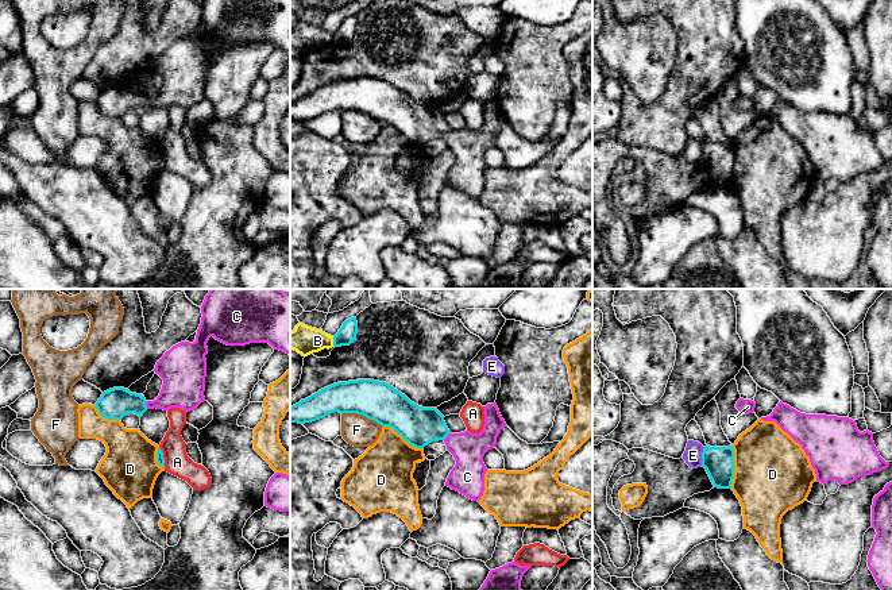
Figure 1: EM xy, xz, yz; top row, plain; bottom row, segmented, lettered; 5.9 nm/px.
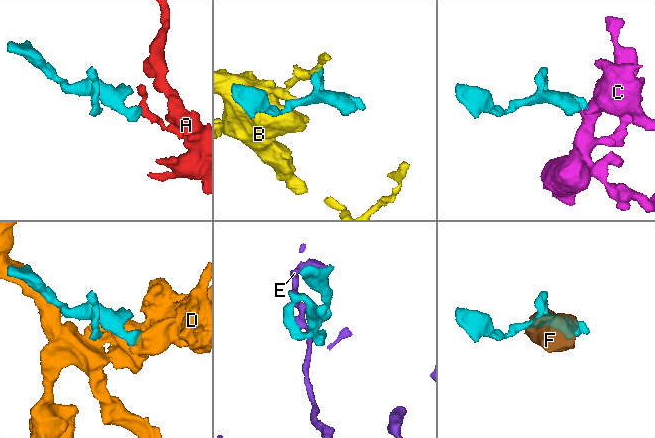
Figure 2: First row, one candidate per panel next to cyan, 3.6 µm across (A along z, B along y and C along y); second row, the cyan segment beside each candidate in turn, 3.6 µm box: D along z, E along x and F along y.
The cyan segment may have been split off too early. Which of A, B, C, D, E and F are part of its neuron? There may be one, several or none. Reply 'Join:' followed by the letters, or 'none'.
Join: C

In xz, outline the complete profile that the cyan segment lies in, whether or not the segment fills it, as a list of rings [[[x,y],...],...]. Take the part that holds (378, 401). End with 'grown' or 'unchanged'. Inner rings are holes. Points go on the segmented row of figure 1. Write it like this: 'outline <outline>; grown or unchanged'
outline [[[374,379],[337,382],[318,390],[290,406],[290,423],[312,423],[335,412],[363,414],[393,428],[416,448],[443,440],[456,460],[445,486],[478,502],[484,491],[487,471],[483,456],[495,447],[501,429],[506,427],[494,402],[484,406],[480,433],[451,433],[436,408],[418,406],[389,383]]]; grown

